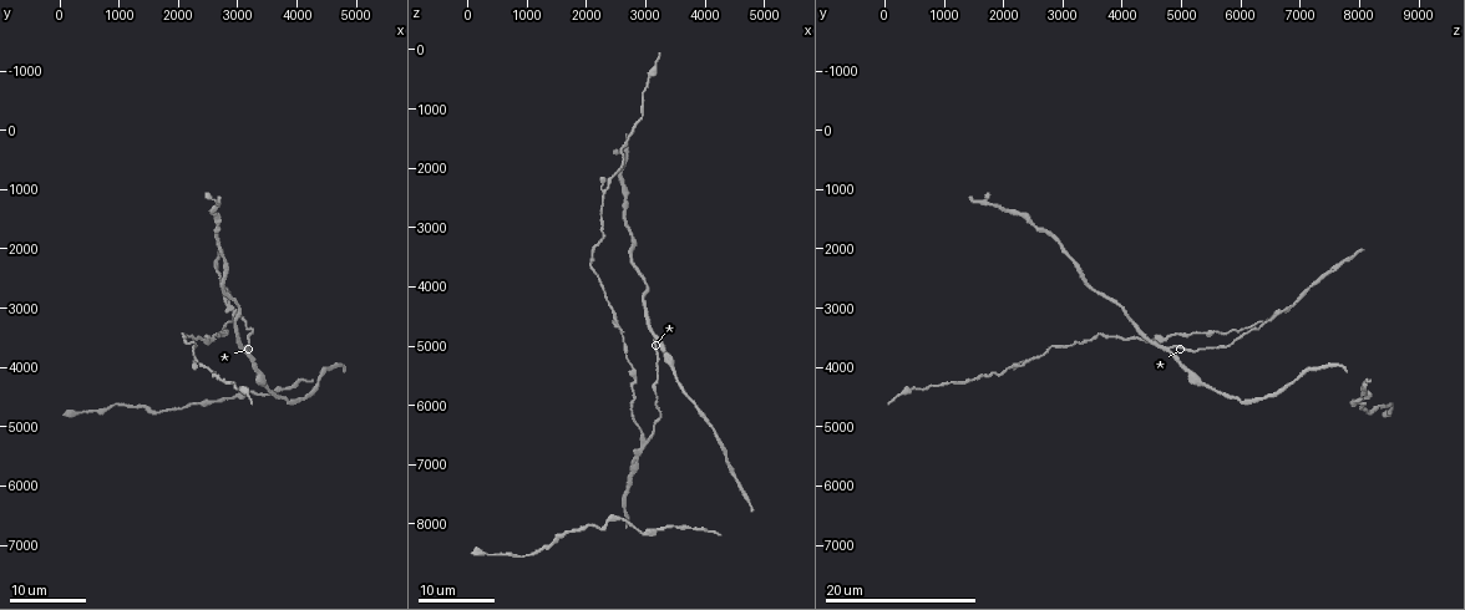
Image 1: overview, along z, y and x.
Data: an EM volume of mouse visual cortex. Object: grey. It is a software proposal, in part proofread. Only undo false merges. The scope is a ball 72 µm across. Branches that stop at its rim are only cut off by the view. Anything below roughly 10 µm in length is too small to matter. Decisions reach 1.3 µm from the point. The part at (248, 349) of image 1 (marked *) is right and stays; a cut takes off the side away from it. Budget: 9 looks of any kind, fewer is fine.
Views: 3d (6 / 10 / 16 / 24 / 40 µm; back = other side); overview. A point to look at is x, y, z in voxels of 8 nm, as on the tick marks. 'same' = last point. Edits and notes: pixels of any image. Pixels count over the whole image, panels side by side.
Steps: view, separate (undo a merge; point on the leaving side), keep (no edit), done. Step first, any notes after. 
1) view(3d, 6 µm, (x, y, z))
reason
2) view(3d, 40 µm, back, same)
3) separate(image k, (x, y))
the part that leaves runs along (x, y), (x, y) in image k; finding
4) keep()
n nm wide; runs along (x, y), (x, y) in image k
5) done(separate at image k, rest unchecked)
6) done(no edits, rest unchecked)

view(3d, 24 µm, (3150, 3700, 4700))
three-way junction

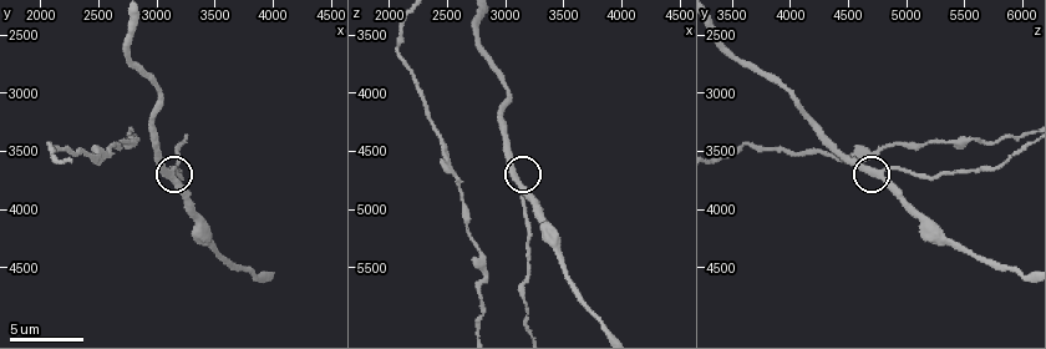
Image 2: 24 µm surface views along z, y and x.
view(3d, 10 µm, (3100, 3700, 4740))
closer look

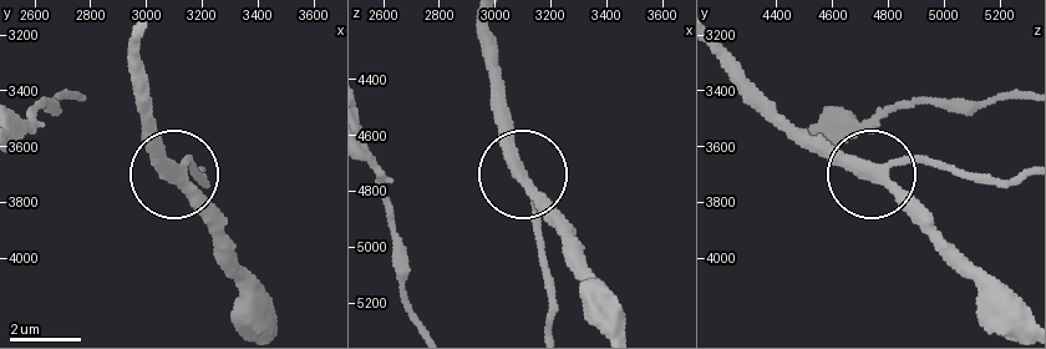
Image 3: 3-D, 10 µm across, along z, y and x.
keep()
runs along (539, 237), (501, 82) in image 3; one neuron here

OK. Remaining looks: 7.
view(3d, 24 µm, (2950, 3150, 6650))

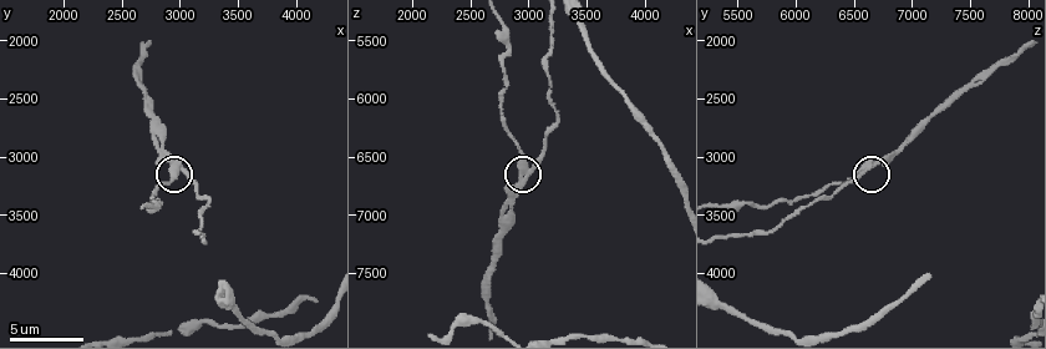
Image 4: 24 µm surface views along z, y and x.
view(3d, 6 µm, (2920, 3100, 6600))
closer look

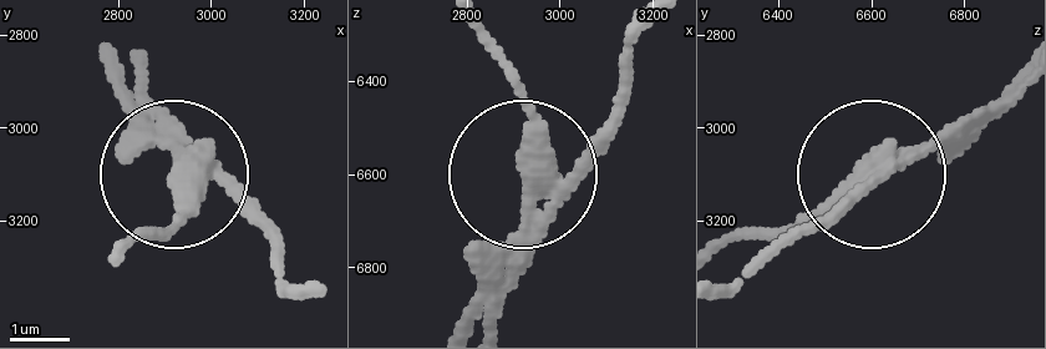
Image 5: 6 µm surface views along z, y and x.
keep()
340 nm wide; runs along (310, 289), (230, 196), (171, 171), (161, 111) in image 5; continuous, no second neuron

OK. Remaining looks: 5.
view(3d, 24 µm, (3250, 4400, 8050))
calibre changes

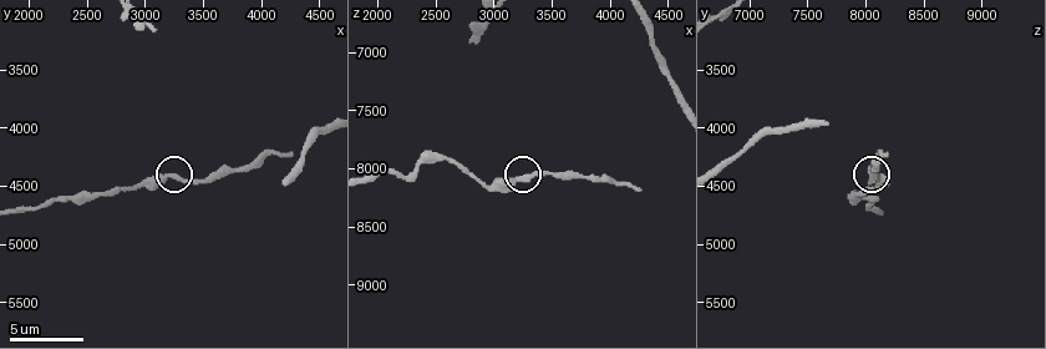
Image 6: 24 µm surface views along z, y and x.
view(3d, 6 µm, (3240, 4420, 8080))

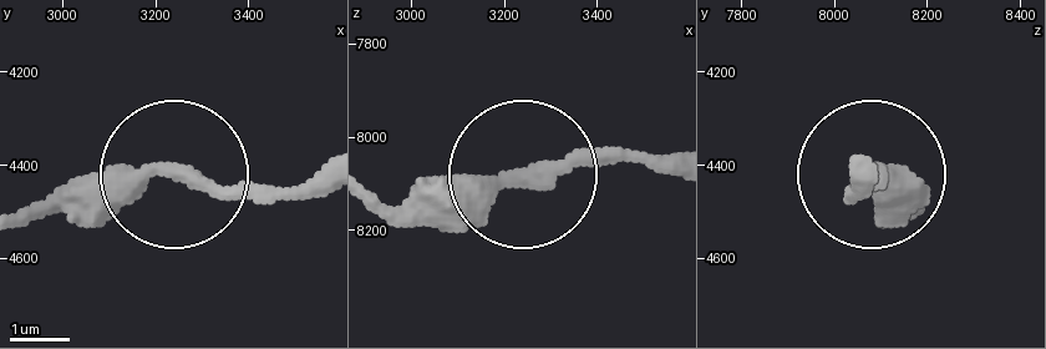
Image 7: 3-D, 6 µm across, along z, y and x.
keep()
290 nm wide; continuous, no second neuron

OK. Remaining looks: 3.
view(3d, 24 µm, (2300, 3850, 2350))
two arms at a narrow angle

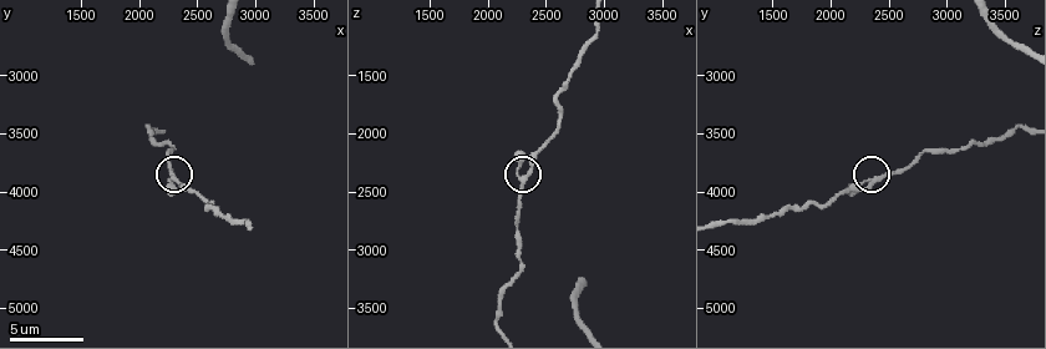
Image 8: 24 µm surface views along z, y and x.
view(3d, 10 µm, (2300, 3880, 2380))

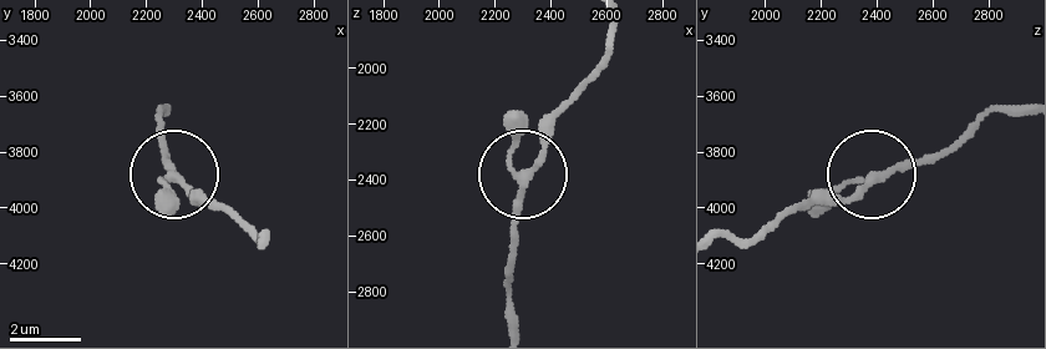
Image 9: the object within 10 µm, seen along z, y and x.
keep()
180 nm wide; runs along (167, 104), (158, 138), (178, 183), (193, 201), (235, 216) in image 9; all the same neuron

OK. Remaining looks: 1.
done(no edits, rest unchecked)

